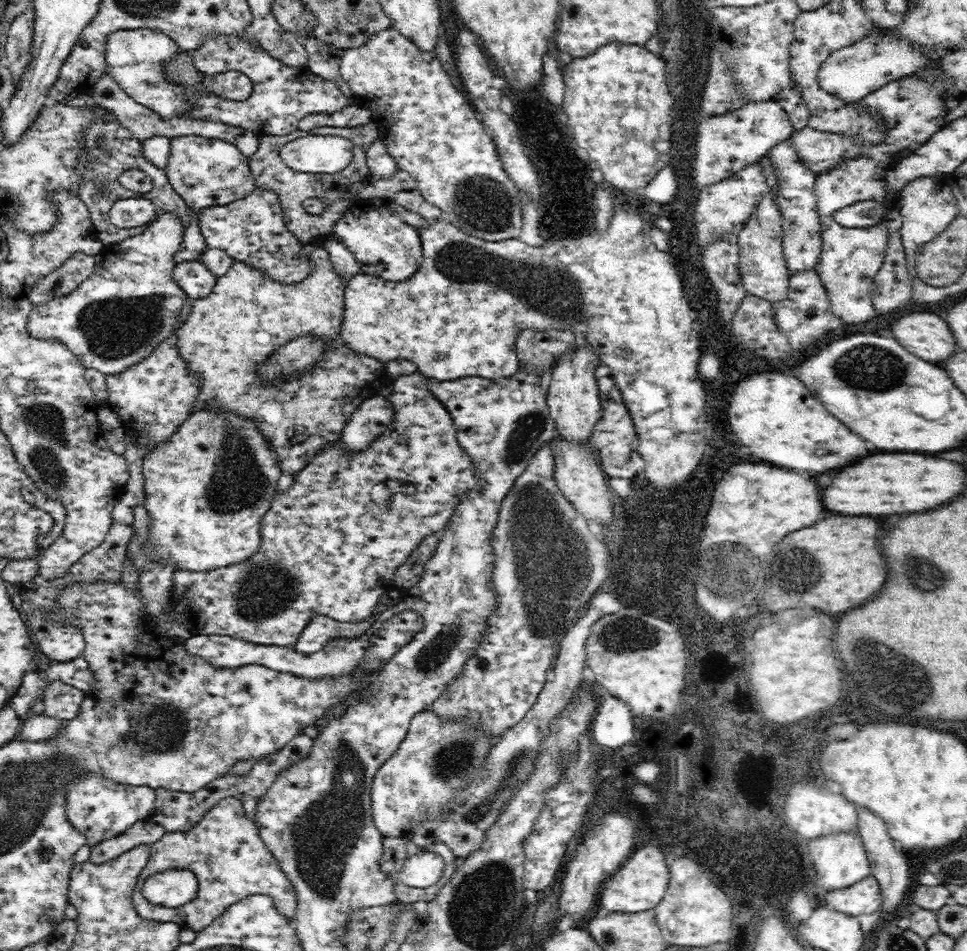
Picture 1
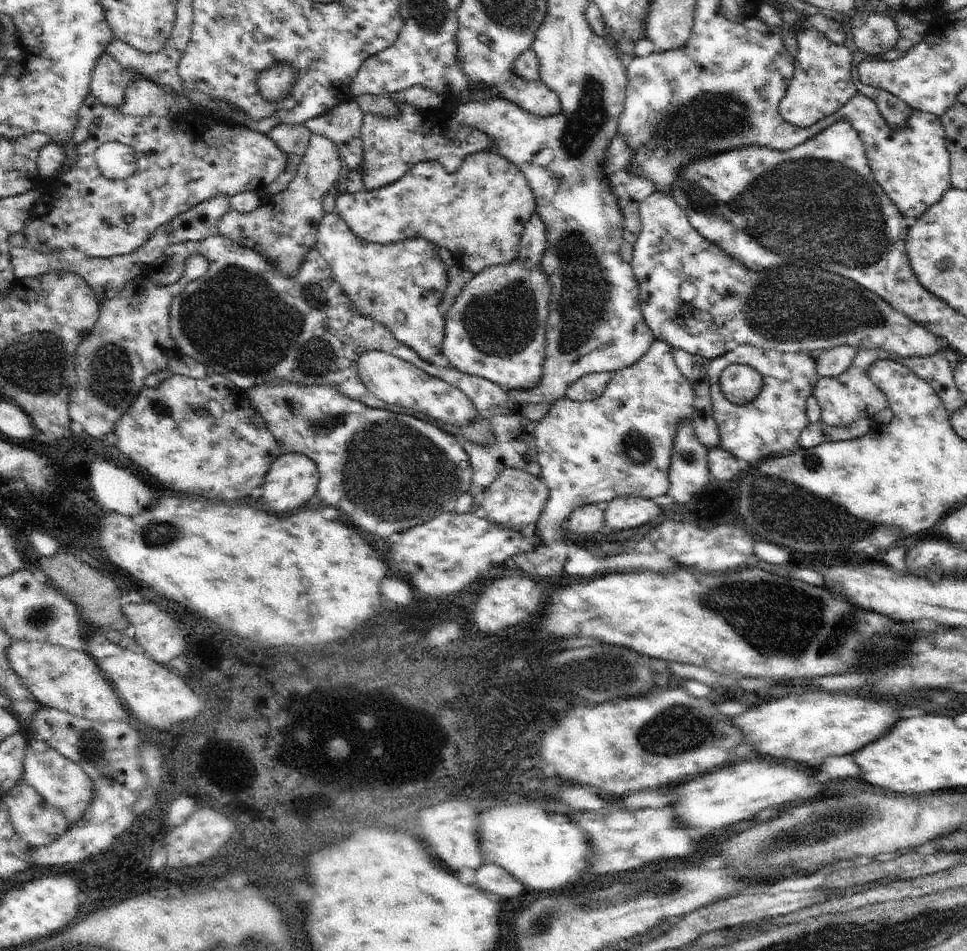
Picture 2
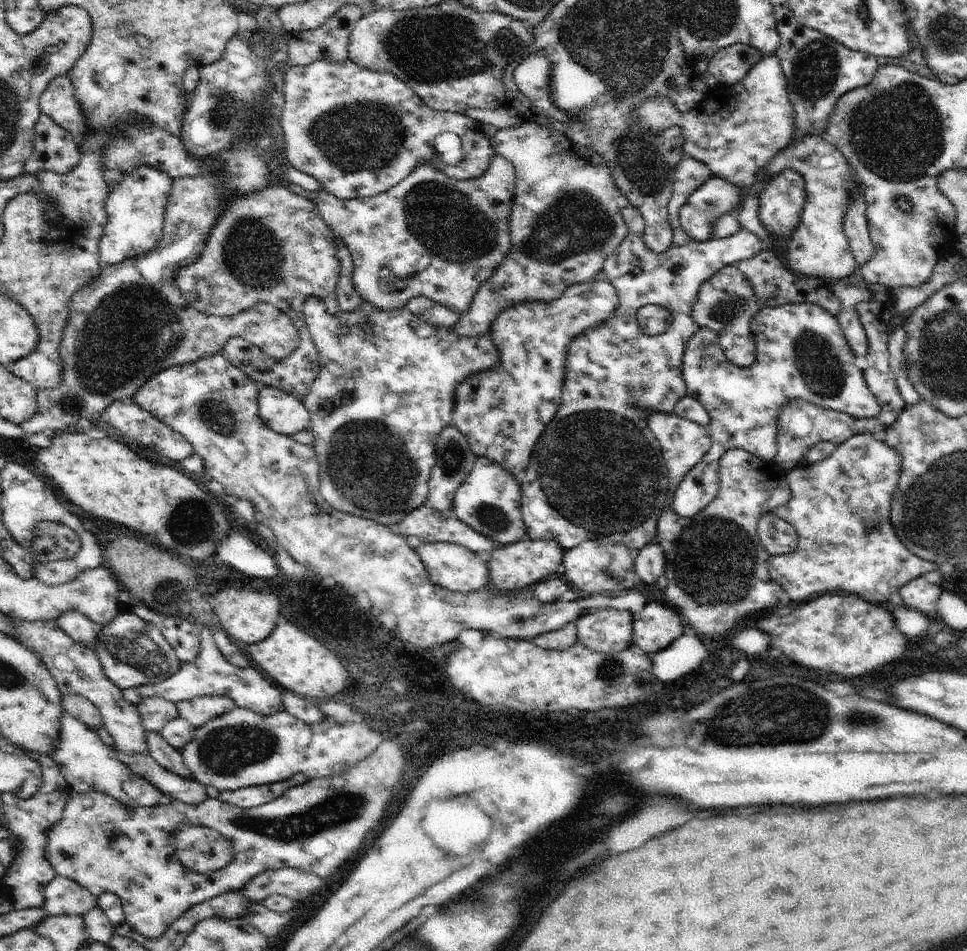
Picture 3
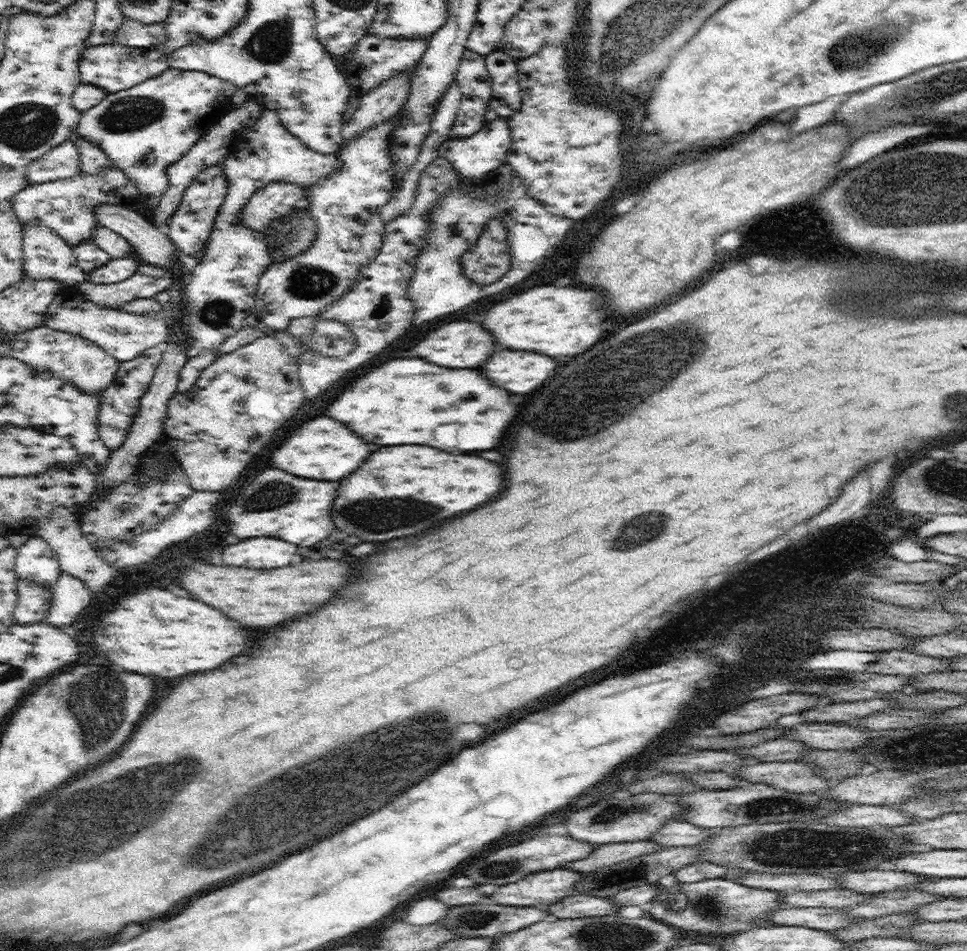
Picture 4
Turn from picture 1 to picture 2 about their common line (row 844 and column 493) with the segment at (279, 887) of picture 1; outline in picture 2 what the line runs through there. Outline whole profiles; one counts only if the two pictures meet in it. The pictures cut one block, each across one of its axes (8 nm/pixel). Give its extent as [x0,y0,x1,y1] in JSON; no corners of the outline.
[333,150,535,276]

